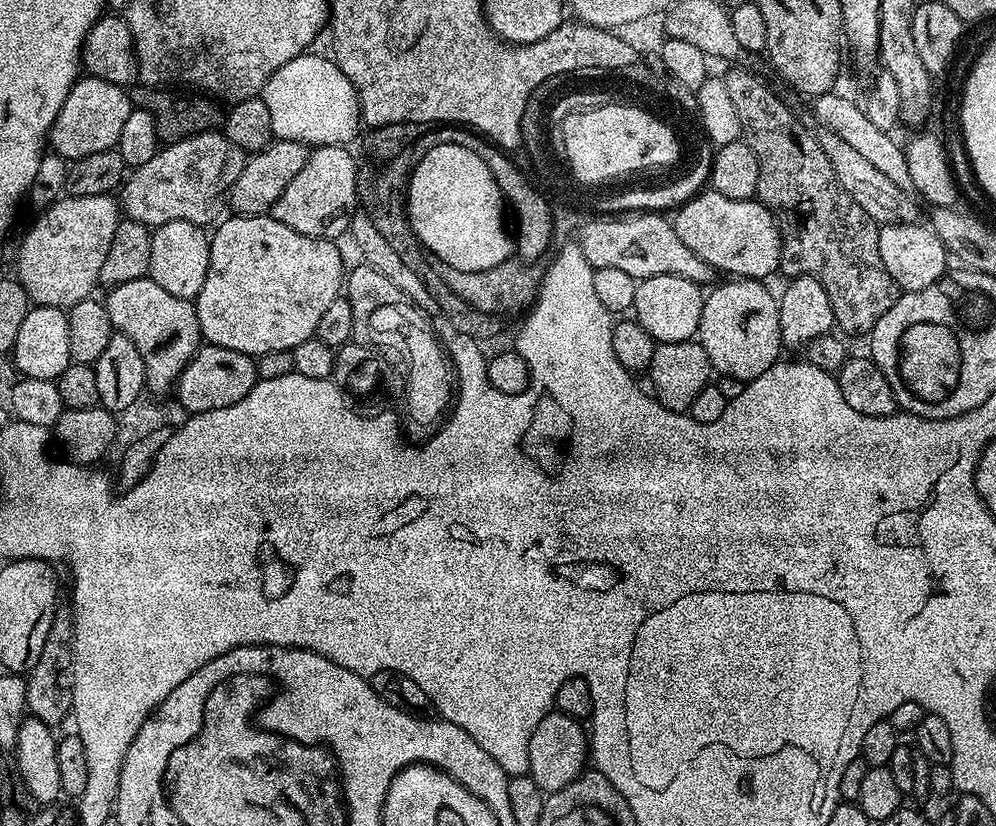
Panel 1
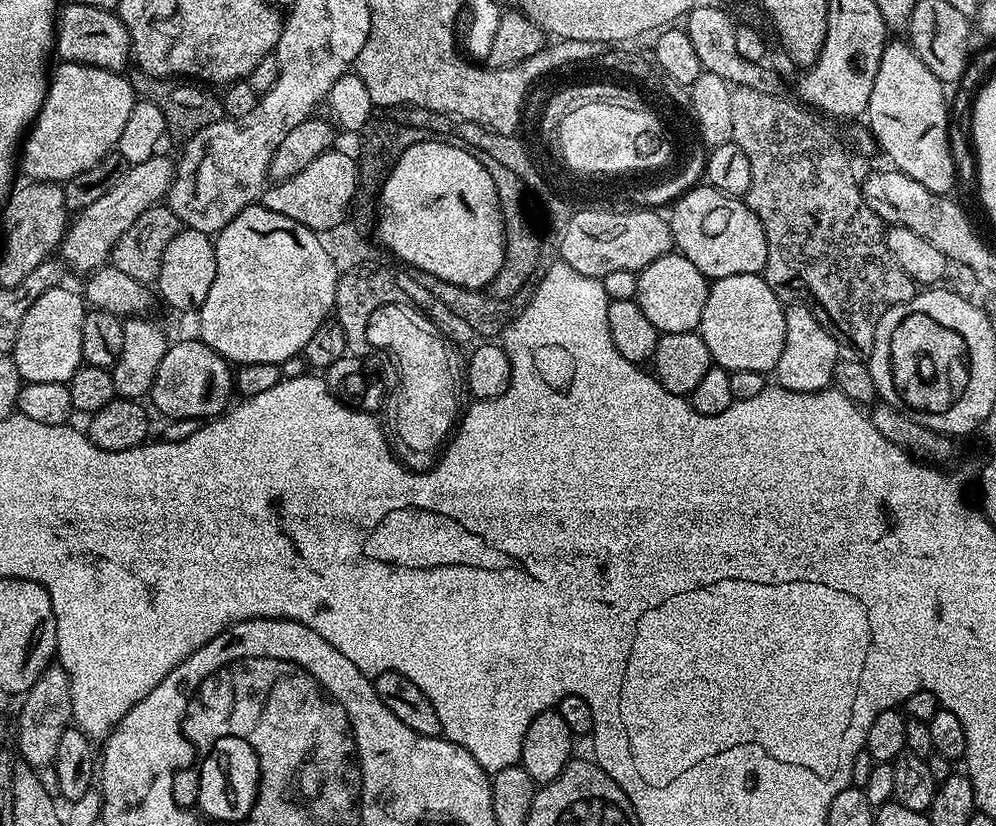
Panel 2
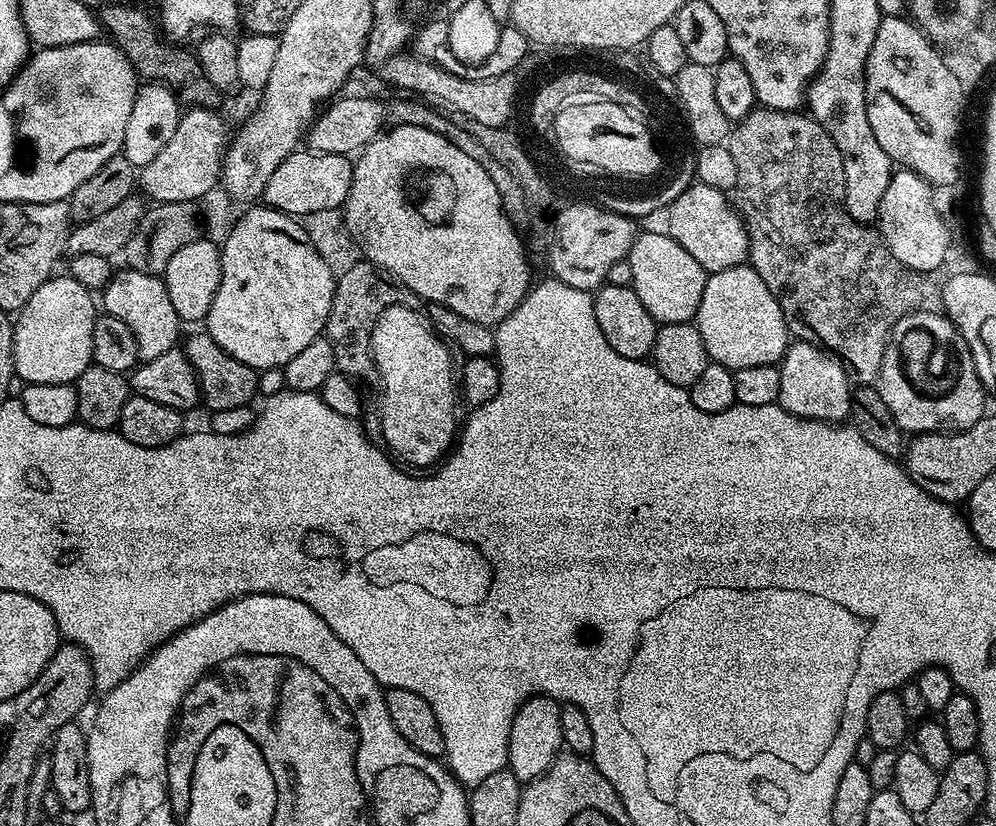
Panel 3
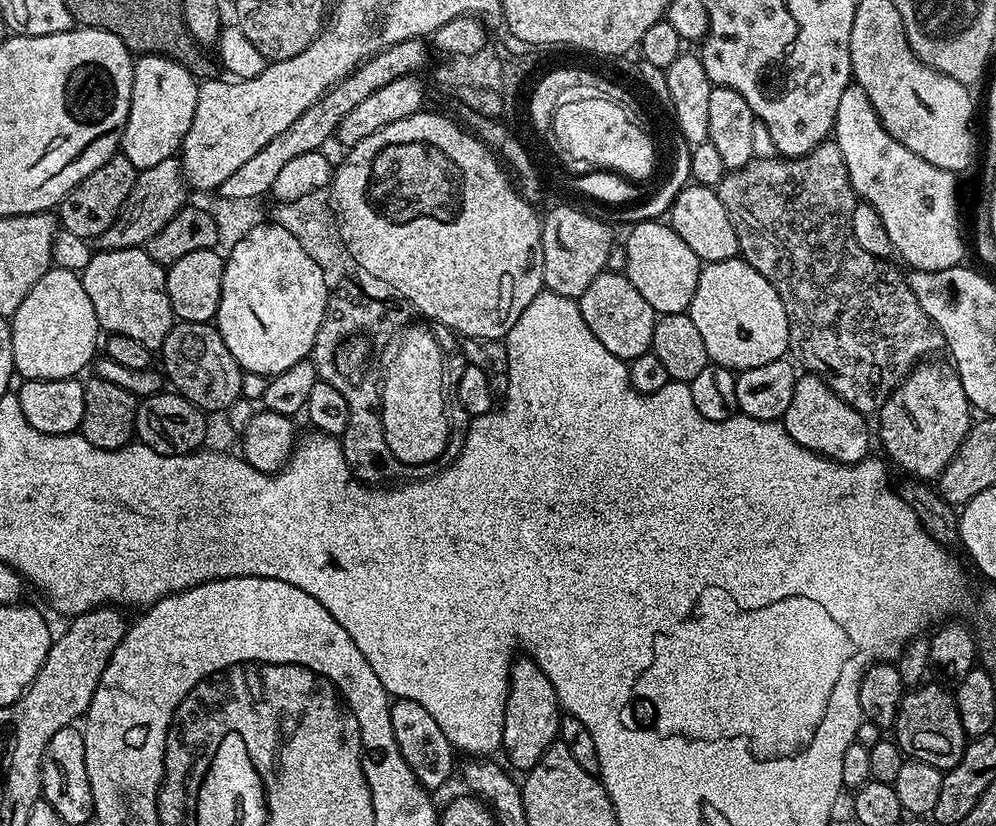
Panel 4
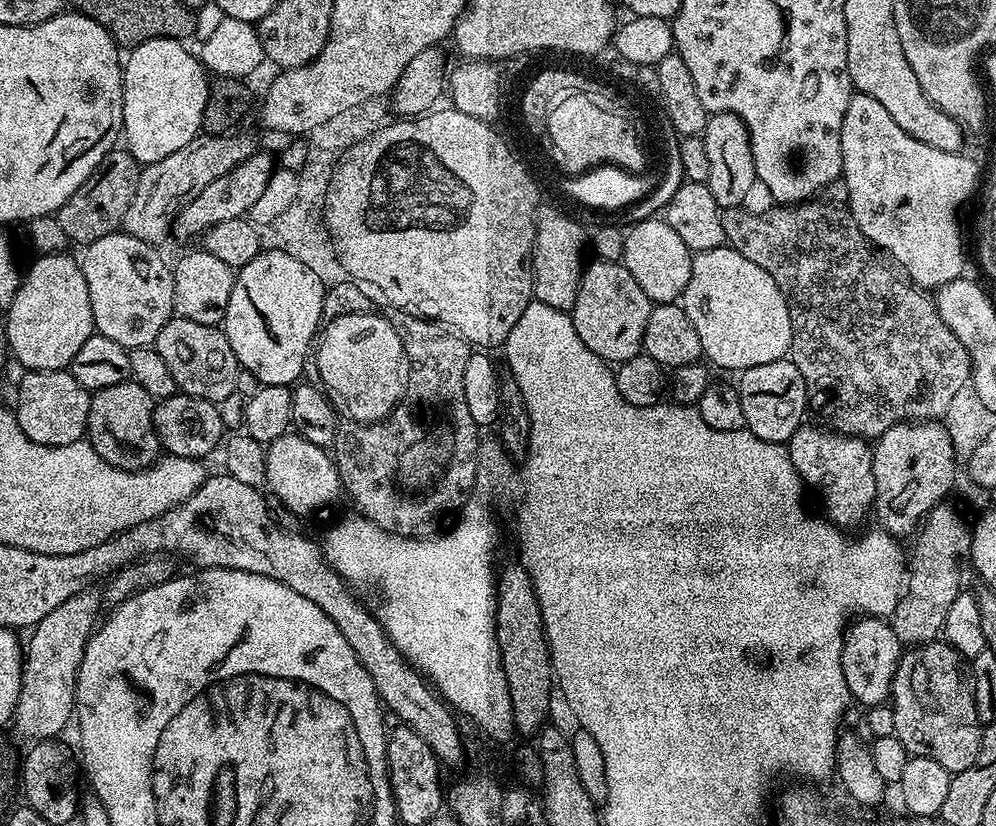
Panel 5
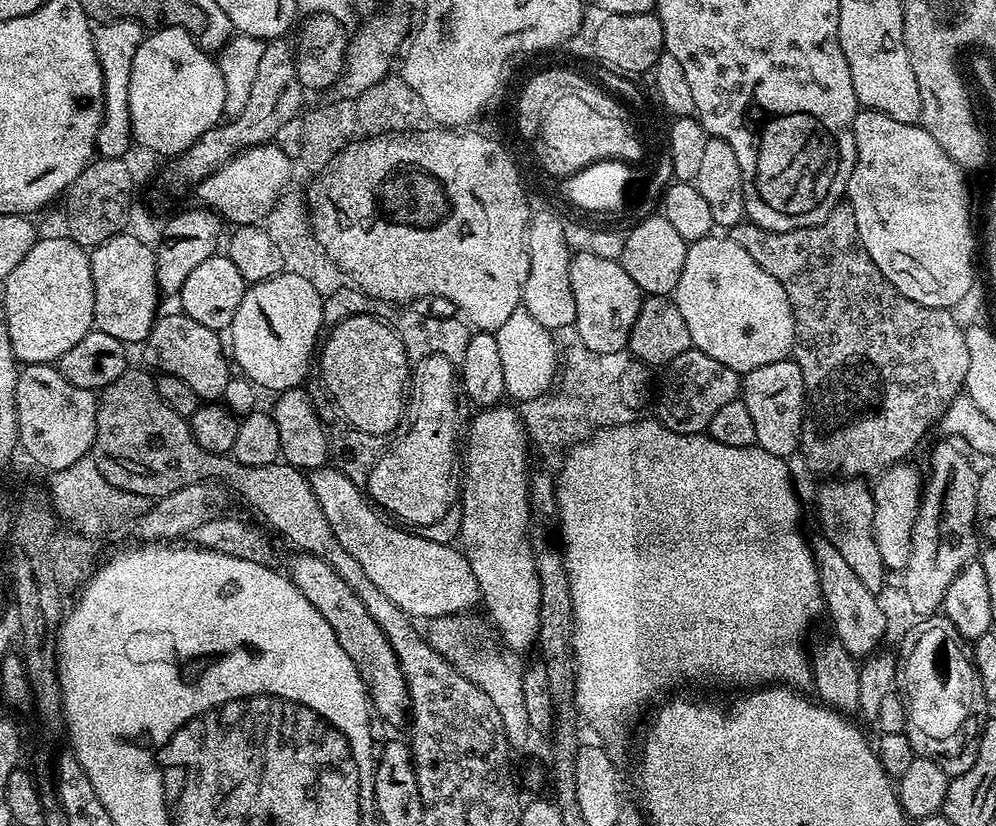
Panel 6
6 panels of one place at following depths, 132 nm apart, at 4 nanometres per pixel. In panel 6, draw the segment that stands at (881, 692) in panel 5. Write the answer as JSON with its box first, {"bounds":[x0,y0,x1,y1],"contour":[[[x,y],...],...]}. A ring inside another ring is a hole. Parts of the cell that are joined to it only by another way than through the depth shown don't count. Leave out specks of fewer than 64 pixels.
{"bounds":[811,534,888,658],"contour":[[[822,534],[817,540],[811,541],[812,557],[818,570],[818,582],[824,595],[824,612],[832,619],[836,627],[835,639],[846,646],[850,655],[857,658],[867,658],[881,647],[884,635],[888,632],[888,616],[880,605],[881,597],[875,592],[866,590],[865,584],[856,577],[854,570],[834,550],[834,546]]]}

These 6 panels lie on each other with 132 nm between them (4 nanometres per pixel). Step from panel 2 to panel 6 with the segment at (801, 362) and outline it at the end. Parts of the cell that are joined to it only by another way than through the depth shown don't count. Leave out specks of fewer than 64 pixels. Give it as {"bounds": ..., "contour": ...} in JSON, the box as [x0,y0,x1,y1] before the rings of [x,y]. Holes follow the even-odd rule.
{"bounds":[816,478,886,593],"contour":[[[832,478],[820,488],[816,496],[816,516],[820,519],[819,531],[842,554],[866,590],[883,593],[886,569],[878,546],[874,543],[874,498],[872,488],[860,478]]]}

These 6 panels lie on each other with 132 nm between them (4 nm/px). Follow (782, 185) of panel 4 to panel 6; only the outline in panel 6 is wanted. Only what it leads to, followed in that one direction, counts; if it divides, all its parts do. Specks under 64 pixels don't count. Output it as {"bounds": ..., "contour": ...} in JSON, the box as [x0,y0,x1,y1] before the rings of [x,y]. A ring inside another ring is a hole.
{"bounds":[730,202,969,478],"contour":[[[841,202],[830,210],[830,214],[822,222],[818,222],[809,228],[799,228],[789,232],[771,232],[760,228],[751,222],[735,224],[730,230],[730,238],[766,270],[786,290],[788,301],[792,304],[792,316],[796,319],[796,333],[792,343],[792,356],[796,364],[802,370],[804,379],[804,395],[806,397],[806,415],[800,431],[799,455],[805,456],[820,472],[829,472],[832,478],[871,478],[879,477],[881,472],[892,467],[894,464],[907,461],[908,456],[920,444],[920,439],[927,432],[932,423],[934,425],[941,419],[944,412],[956,396],[961,395],[966,374],[969,369],[969,351],[966,348],[965,329],[952,317],[953,313],[946,308],[931,308],[922,306],[906,294],[899,292],[892,283],[874,266],[870,254],[866,254],[866,246],[862,246],[858,234],[858,222],[854,222],[854,210],[846,202]]]}

